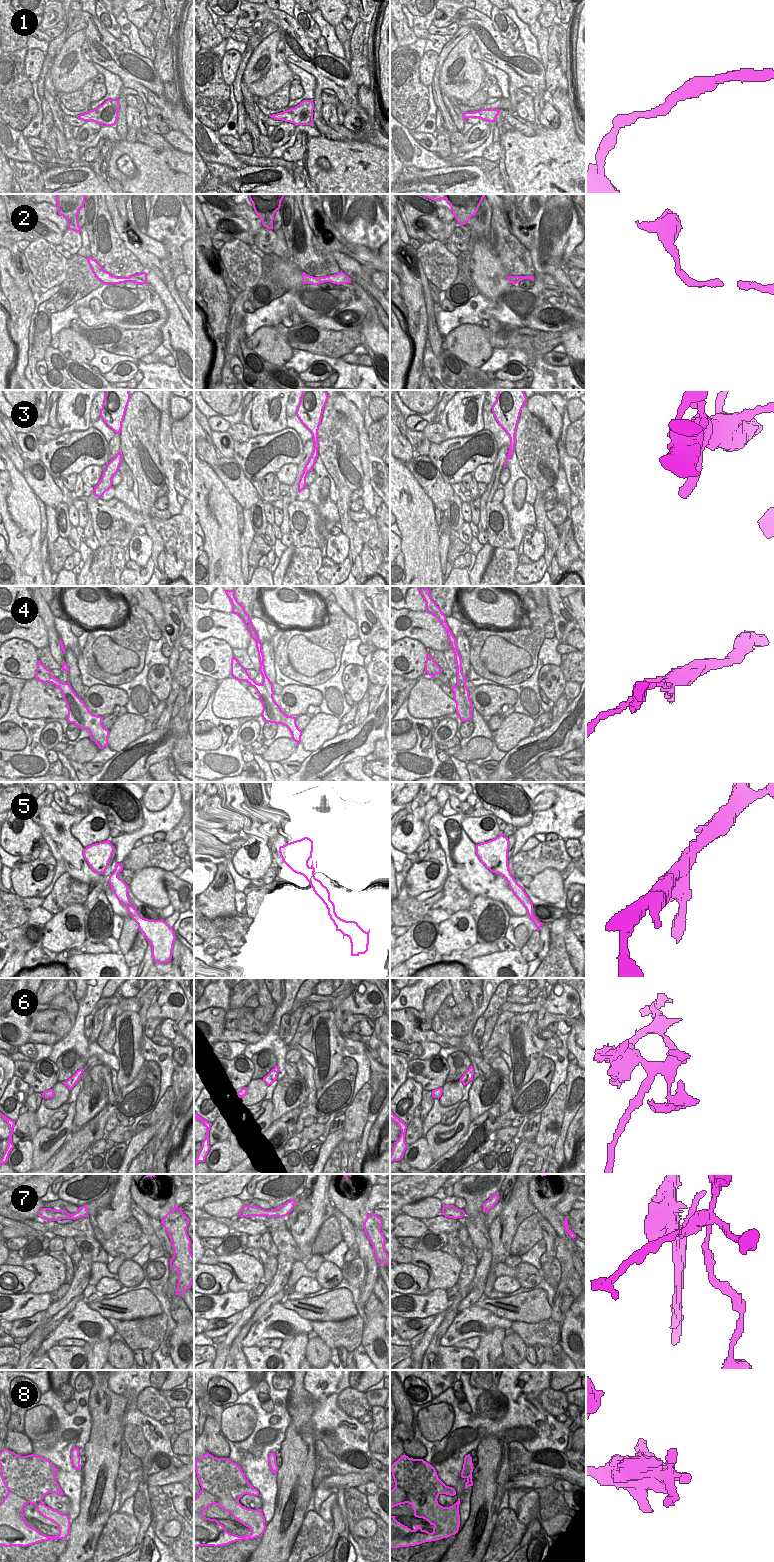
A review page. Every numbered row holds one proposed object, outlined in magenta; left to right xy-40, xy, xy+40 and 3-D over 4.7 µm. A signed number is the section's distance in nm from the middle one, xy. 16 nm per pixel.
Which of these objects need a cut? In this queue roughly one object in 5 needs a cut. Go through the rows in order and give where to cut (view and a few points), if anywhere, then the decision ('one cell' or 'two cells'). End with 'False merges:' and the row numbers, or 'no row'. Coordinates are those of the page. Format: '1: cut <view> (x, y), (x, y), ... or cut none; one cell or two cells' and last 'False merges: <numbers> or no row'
1: cut none; one cell
2: cut none; one cell
3: cut none; one cell
4: cut xy+40 (456, 685), (466, 707), (471, 713); two cells
5: cut none; one cell
6: cut xy-40 (51, 1089), (45, 1092); two cells
7: cut xy (265, 1213), (261, 1215); two cells
8: cut none; one cell
False merges: 4, 6, 7

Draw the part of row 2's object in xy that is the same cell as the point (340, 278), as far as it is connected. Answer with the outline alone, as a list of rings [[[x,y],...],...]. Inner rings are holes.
[[[303,272],[302,282],[303,284],[313,284],[313,285],[319,285],[324,282],[331,282],[333,284],[340,285],[351,283],[351,279],[344,272],[339,272],[337,274],[325,277],[313,277]]]

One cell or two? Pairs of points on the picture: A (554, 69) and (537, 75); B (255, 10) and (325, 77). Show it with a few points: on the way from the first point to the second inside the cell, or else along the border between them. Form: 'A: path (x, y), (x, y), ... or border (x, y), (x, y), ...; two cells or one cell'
A: border (546, 69), (544, 89); two cells
B: path (276, 17), (290, 31), (304, 60); one cell

